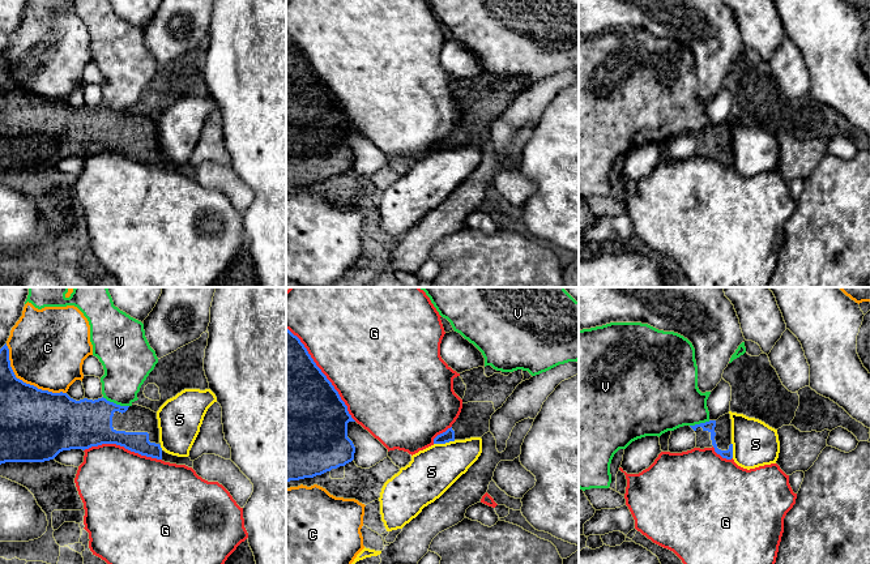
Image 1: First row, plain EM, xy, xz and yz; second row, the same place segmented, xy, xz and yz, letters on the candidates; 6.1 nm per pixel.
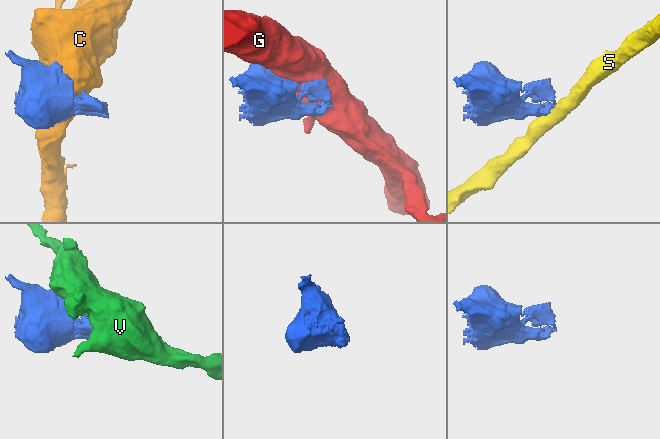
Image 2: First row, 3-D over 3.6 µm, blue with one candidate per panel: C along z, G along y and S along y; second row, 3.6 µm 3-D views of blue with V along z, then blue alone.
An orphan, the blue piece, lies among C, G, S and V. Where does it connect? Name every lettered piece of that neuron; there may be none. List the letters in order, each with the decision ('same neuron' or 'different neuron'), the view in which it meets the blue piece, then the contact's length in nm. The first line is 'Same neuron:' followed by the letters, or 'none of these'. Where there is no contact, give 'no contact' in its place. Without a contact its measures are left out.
Same neuron: none of these
C: different neuron; contact in xy; length 480 nm
G: different neuron; contact in xz; length 700 nm
S: different neuron; contact in xz; length 140 nm
V: different neuron; contact in xy; length 180 nm

